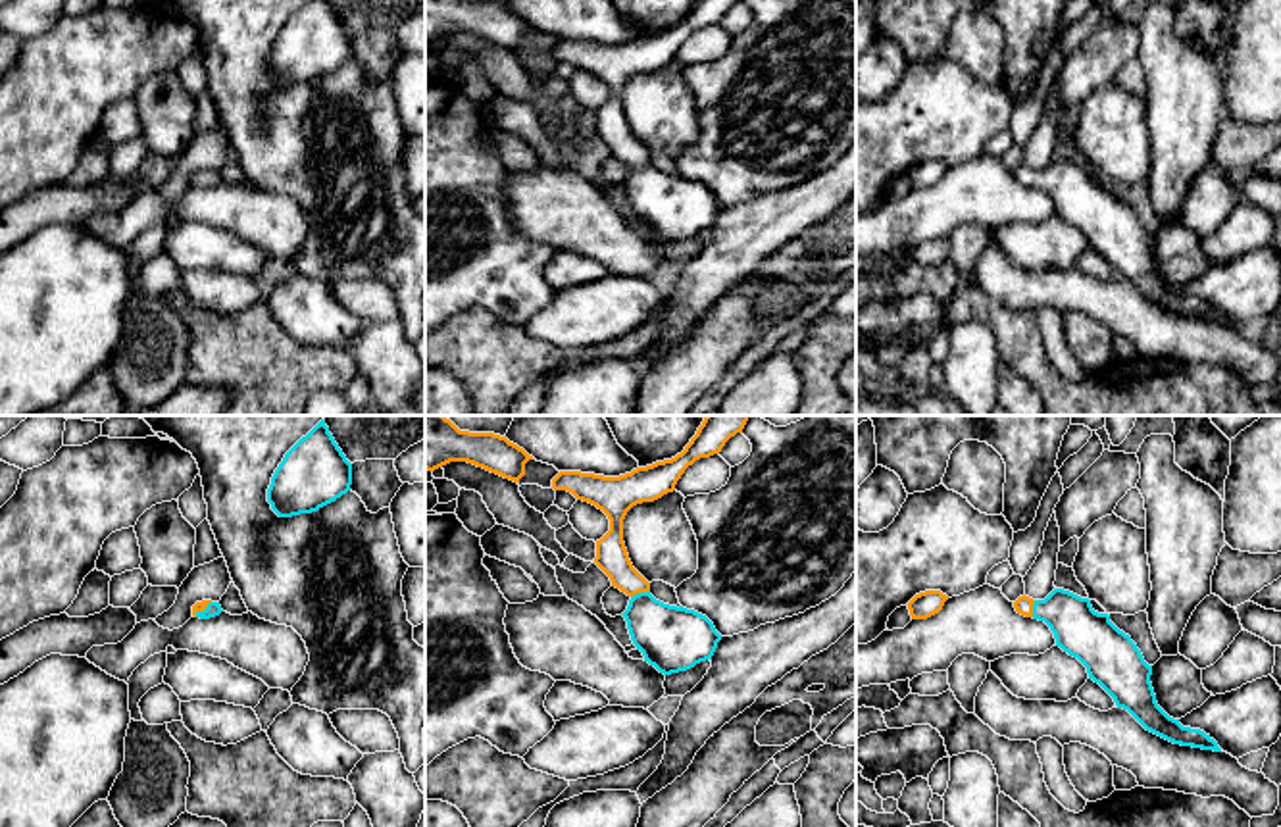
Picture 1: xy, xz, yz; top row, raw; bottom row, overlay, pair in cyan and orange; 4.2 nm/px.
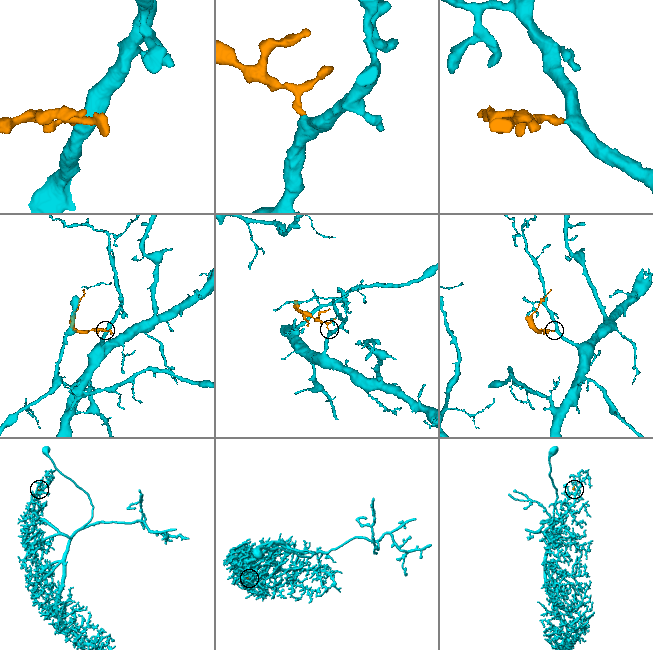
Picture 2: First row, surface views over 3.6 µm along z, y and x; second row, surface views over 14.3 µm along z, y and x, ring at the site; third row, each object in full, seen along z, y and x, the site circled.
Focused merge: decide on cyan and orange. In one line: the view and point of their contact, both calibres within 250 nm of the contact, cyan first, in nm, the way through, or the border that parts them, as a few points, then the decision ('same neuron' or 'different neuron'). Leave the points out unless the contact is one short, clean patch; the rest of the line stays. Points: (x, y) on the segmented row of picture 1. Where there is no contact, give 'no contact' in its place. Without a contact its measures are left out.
meets cyan in xz at (639, 593); 280 nm thick on the cyan side, 140 nm on the other; runs through xz (672, 639), (643, 610), (639, 593), (612, 558); same neuron

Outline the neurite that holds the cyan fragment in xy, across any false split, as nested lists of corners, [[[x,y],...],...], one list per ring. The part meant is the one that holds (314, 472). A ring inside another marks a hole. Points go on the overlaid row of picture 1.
[[[321,419],[285,454],[271,477],[267,502],[279,517],[312,514],[346,494],[350,485],[352,464]]]

